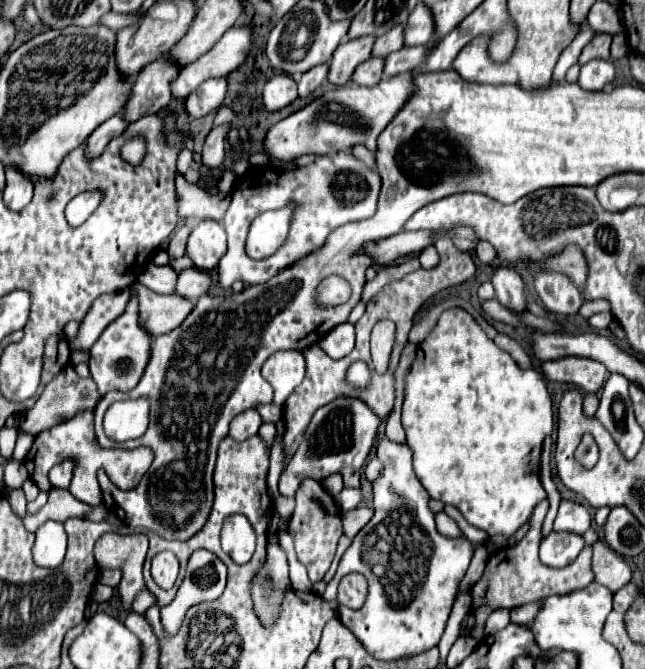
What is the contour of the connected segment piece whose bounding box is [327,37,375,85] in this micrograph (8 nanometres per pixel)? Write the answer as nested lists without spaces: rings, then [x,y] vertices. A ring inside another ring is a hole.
[[[361,37],[361,39],[349,39],[341,47],[337,47],[333,61],[329,63],[327,81],[333,85],[349,83],[355,67],[371,57],[373,43],[375,37]]]

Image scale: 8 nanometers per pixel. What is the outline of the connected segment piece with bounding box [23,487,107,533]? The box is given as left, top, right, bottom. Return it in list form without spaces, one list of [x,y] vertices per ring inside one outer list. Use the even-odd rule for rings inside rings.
[[[51,487],[47,505],[37,515],[27,515],[23,519],[23,525],[27,531],[35,533],[45,521],[59,521],[65,523],[71,517],[81,517],[89,521],[103,521],[107,517],[107,511],[103,507],[91,507],[81,501],[77,501],[69,489]]]

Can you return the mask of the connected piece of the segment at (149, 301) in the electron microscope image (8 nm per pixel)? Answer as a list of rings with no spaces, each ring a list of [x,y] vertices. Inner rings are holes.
[[[135,283],[135,295],[139,299],[139,325],[151,337],[173,331],[193,309],[187,299],[179,295],[159,295],[141,283]]]

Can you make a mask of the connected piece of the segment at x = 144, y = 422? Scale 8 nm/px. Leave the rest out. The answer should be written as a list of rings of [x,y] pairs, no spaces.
[[[127,399],[113,403],[103,419],[105,433],[115,441],[137,439],[147,431],[149,425],[149,399]]]

